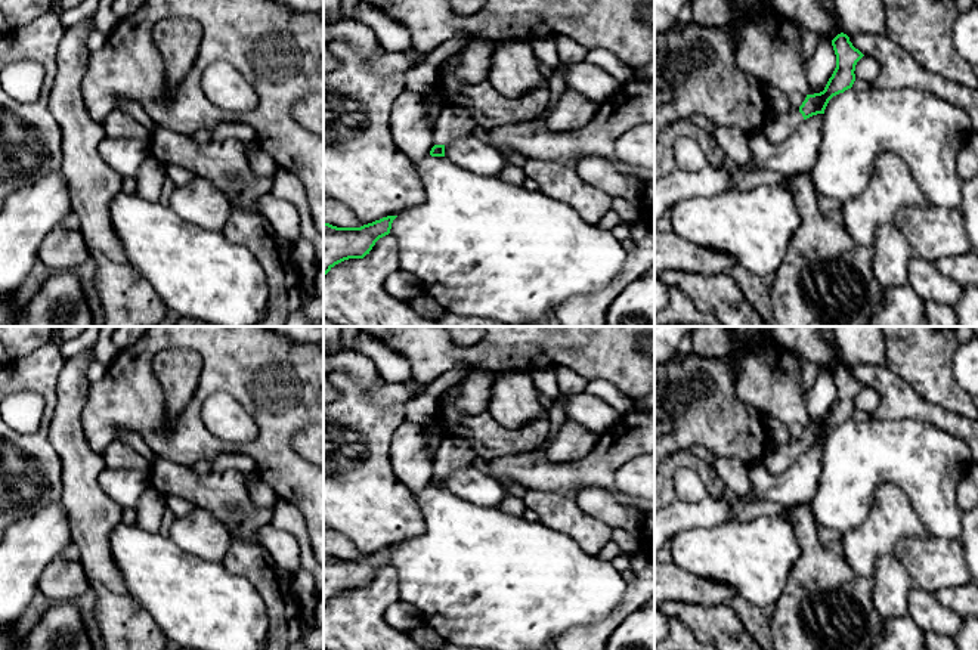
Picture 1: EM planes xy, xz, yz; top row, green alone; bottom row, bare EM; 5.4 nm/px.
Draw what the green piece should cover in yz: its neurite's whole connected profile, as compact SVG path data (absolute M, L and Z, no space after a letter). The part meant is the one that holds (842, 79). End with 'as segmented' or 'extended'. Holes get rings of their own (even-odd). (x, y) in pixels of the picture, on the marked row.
M844 32L838 34L832 40L832 46L836 55L836 68L824 90L820 93L807 95L805 100L798 109L790 108L786 112L770 111L764 120L762 130L771 143L786 140L804 120L817 114L824 114L824 109L833 96L852 87L855 81L855 65L864 55L852 46L849 37Z; extended

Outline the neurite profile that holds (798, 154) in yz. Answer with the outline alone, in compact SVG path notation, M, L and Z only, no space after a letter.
M823 114L813 115L783 142L771 143L765 131L748 133L752 162L740 165L745 171L771 170L786 177L811 173L821 142Z

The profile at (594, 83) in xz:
M582 62L567 65L563 80L570 87L589 100L606 100L620 84L603 68Z

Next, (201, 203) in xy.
M199 176L185 186L176 188L168 207L183 220L213 232L223 230L232 213L228 196Z

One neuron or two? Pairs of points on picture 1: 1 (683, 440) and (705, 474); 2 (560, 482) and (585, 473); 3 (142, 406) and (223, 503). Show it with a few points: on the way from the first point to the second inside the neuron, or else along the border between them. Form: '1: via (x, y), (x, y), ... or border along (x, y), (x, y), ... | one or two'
1: border along (687, 448), (678, 448), (669, 455) | two
2: via (566, 477), (579, 474) | one
3: border along (158, 454), (191, 466) | two

